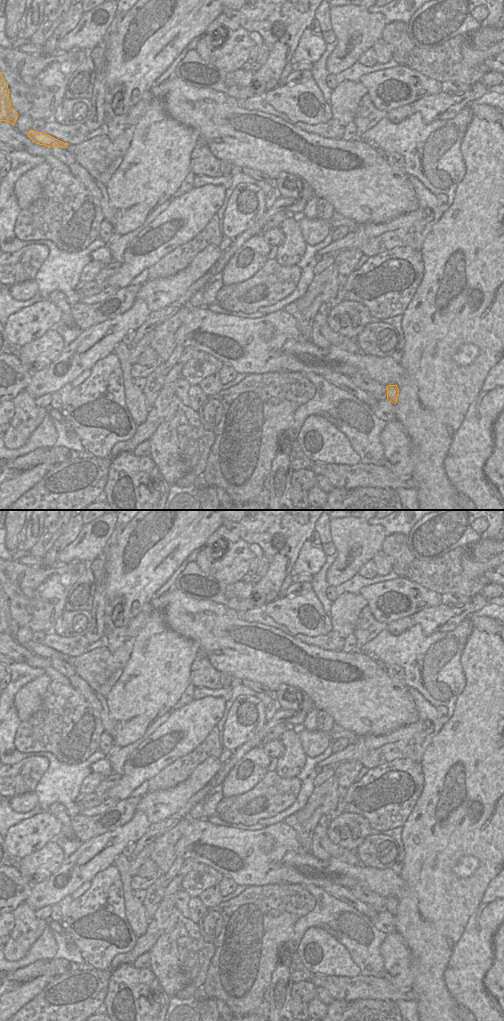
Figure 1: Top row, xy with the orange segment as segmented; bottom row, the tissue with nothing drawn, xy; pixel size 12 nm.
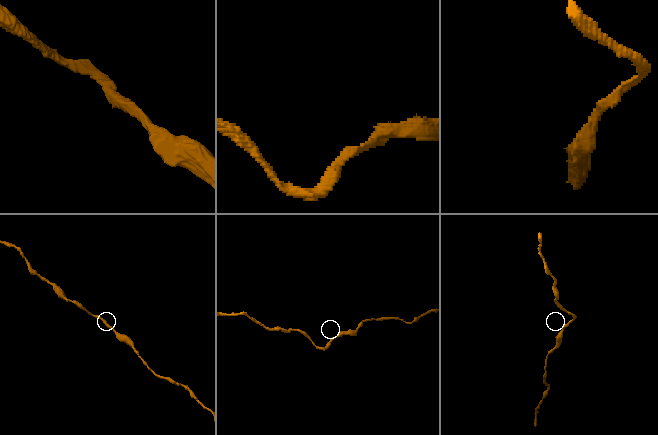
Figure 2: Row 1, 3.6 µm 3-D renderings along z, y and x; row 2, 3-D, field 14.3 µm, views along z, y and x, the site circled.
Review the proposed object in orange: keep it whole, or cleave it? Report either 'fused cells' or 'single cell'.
single cell

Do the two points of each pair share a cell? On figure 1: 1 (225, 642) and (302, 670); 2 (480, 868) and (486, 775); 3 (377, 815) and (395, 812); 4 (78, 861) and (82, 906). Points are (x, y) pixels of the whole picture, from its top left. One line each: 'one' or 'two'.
1: one
2: one
3: one
4: two

